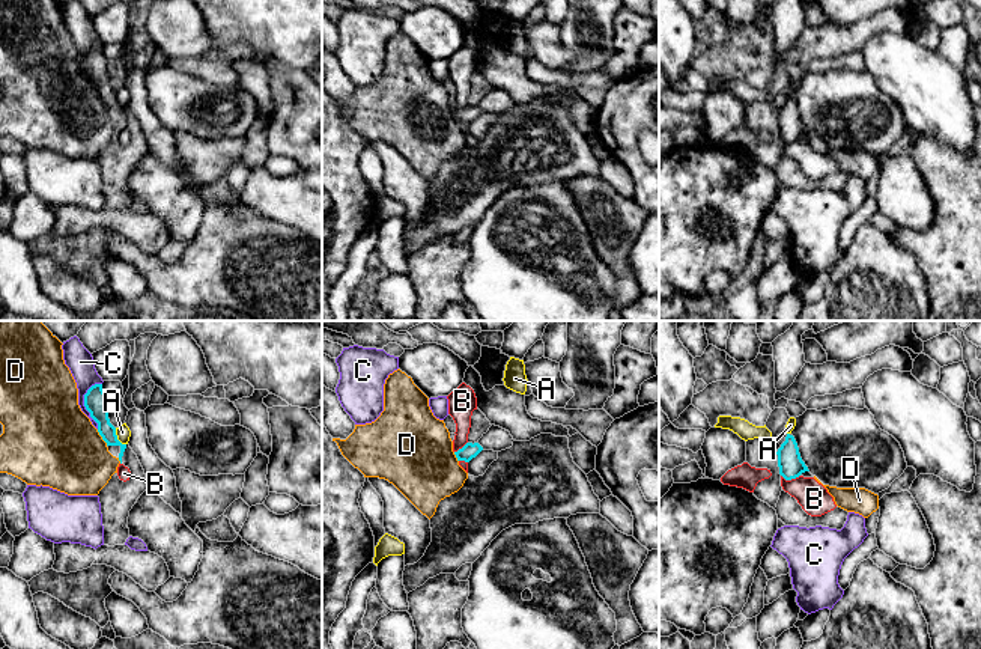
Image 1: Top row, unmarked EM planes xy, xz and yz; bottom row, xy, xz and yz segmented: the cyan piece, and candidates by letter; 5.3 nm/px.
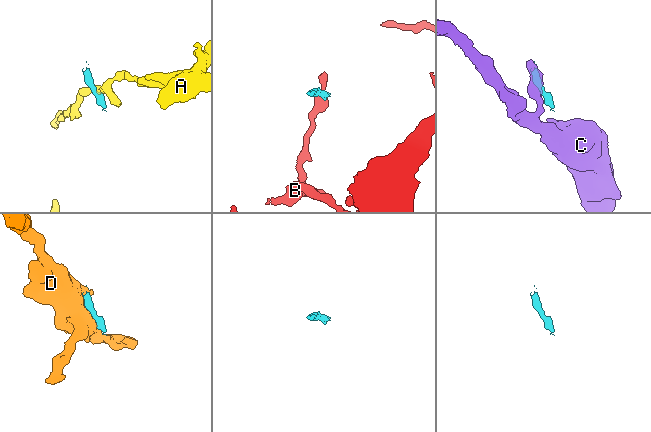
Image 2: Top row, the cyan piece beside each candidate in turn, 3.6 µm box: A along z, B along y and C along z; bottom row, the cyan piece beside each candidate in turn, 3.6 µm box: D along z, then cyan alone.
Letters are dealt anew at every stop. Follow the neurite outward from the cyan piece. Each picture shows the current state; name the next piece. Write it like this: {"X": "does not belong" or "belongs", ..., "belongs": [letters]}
{"A": "does not belong", "B": "does not belong", "C": "does not belong", "D": "does not belong", "belongs": []}

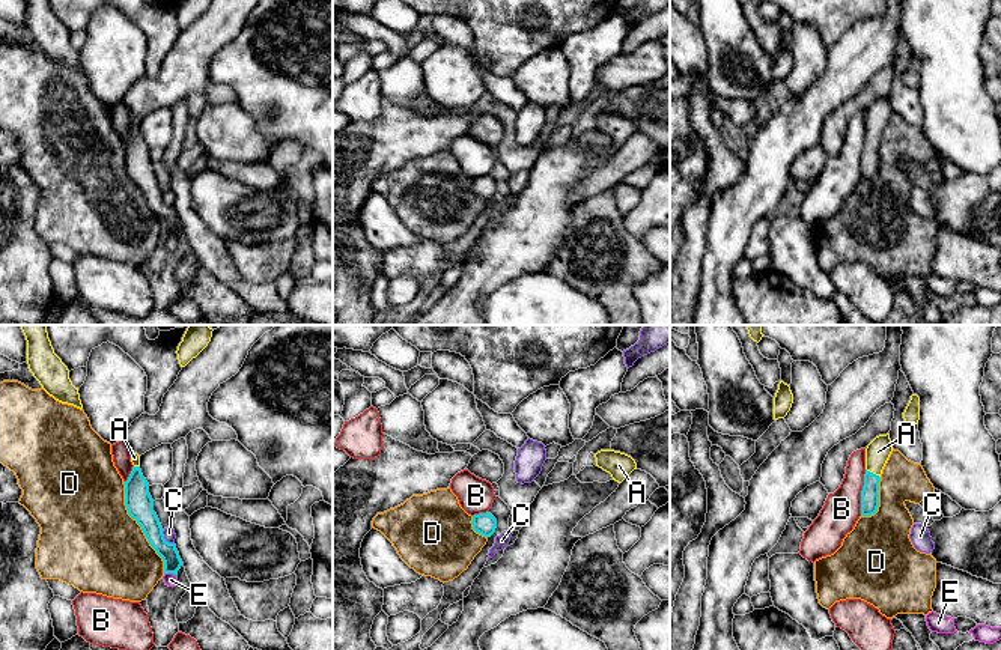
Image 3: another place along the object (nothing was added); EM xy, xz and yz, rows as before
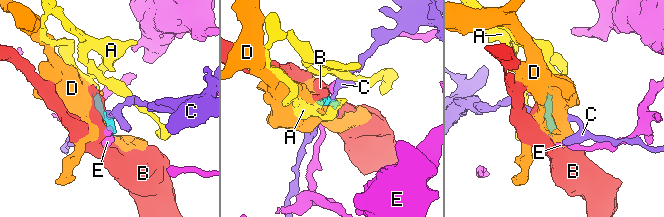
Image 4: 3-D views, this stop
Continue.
{"A": "belongs", "B": "does not belong", "C": "does not belong", "D": "does not belong", "E": "does not belong", "belongs": ["A"]}

